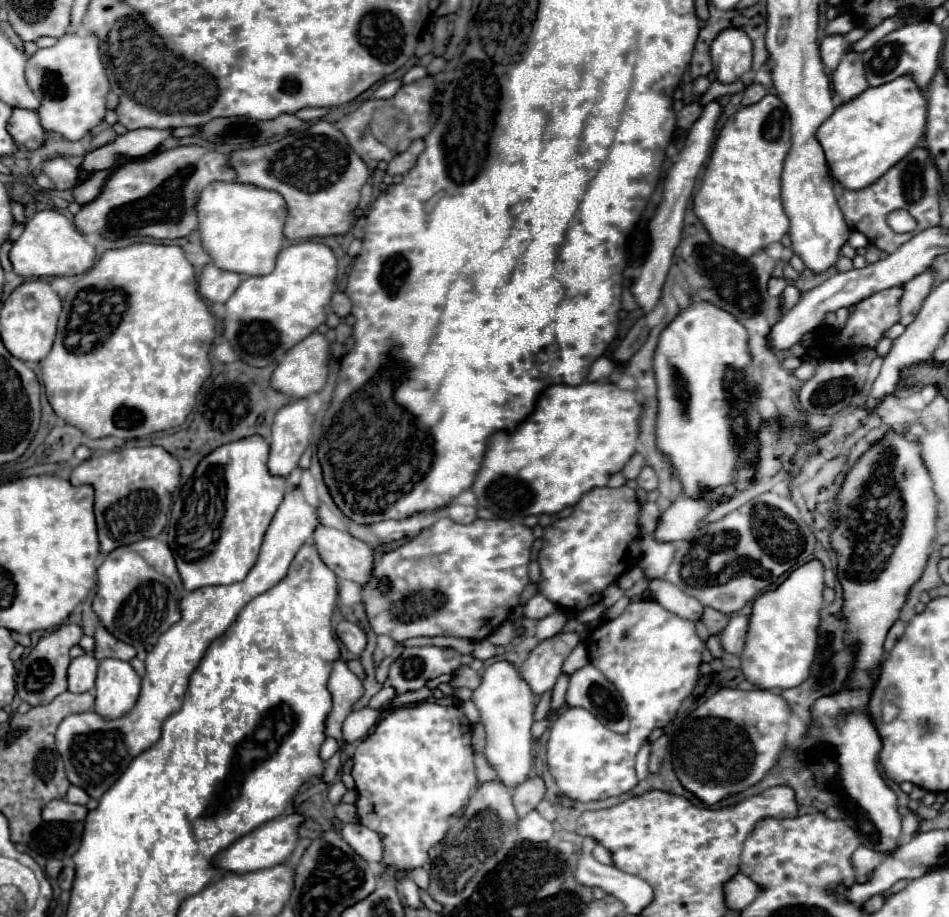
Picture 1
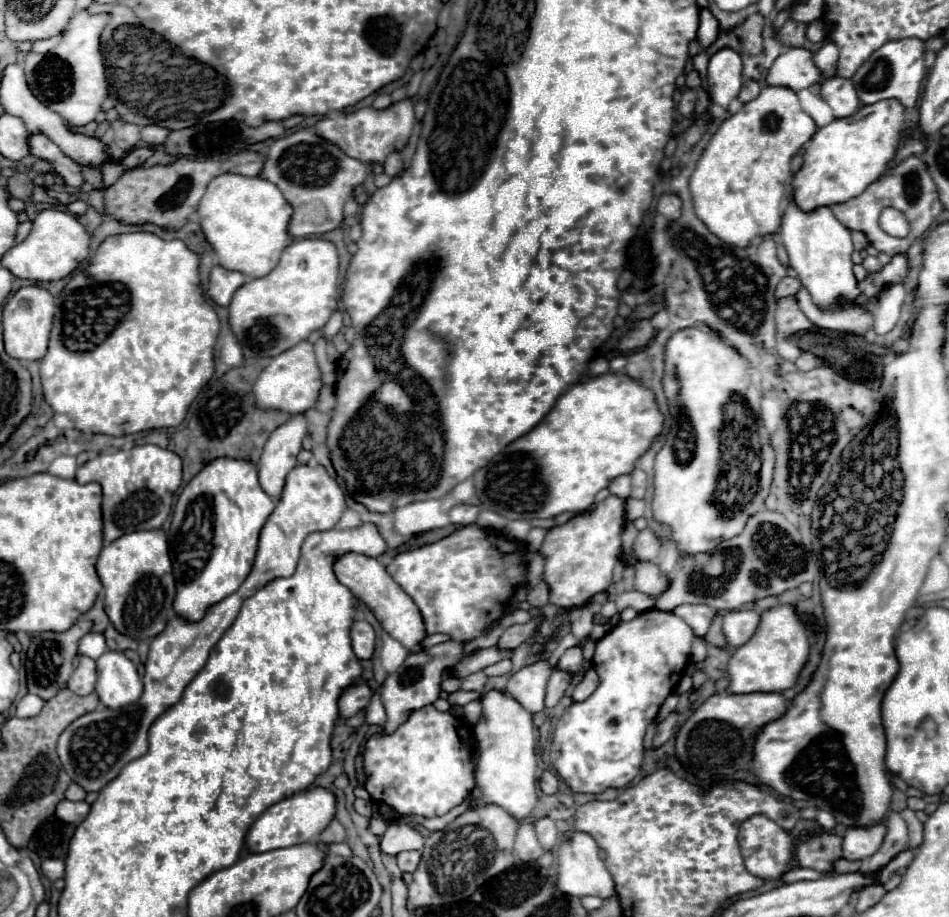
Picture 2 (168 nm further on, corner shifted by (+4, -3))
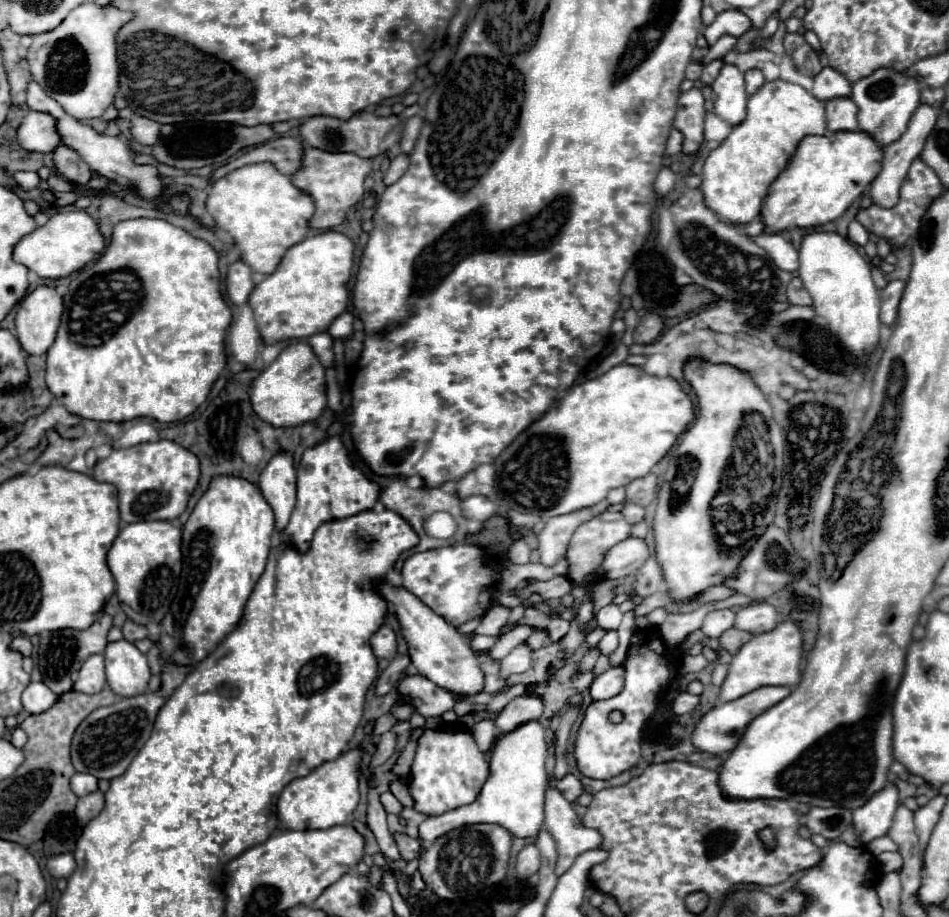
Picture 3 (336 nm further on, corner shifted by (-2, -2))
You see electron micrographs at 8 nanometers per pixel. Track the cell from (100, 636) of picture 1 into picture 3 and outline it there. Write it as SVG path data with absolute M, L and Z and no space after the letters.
M126 620L122 626L122 634L124 634L124 640L138 642L138 640L146 638L146 626L140 626L140 624L134 624L132 620Z

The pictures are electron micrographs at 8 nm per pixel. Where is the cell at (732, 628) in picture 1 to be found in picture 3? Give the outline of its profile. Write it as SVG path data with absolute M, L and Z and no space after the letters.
M758 602L752 606L744 606L736 612L734 628L750 632L750 634L762 634L772 630L778 624L778 612L774 606L766 602Z

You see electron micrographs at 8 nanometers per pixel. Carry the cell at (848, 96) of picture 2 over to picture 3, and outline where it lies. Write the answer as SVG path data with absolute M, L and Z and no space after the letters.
M832 98L830 102L824 102L824 106L830 132L858 130L858 106L852 98Z

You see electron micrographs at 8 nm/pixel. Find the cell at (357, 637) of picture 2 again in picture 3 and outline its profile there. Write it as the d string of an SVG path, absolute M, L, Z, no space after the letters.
M380 626L380 630L370 640L370 646L376 658L392 660L396 656L396 634L388 626Z

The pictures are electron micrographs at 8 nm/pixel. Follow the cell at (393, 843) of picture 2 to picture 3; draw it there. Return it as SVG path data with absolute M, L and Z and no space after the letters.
M536 720L524 722L522 726L518 726L518 730L512 730L510 734L500 734L494 742L490 756L490 776L484 782L478 798L468 806L460 806L446 814L426 818L418 826L418 838L422 840L422 844L430 846L438 836L458 826L480 824L480 822L500 824L518 838L536 836L544 822L544 796L548 788L546 756L548 756L548 744L544 738L544 728Z

